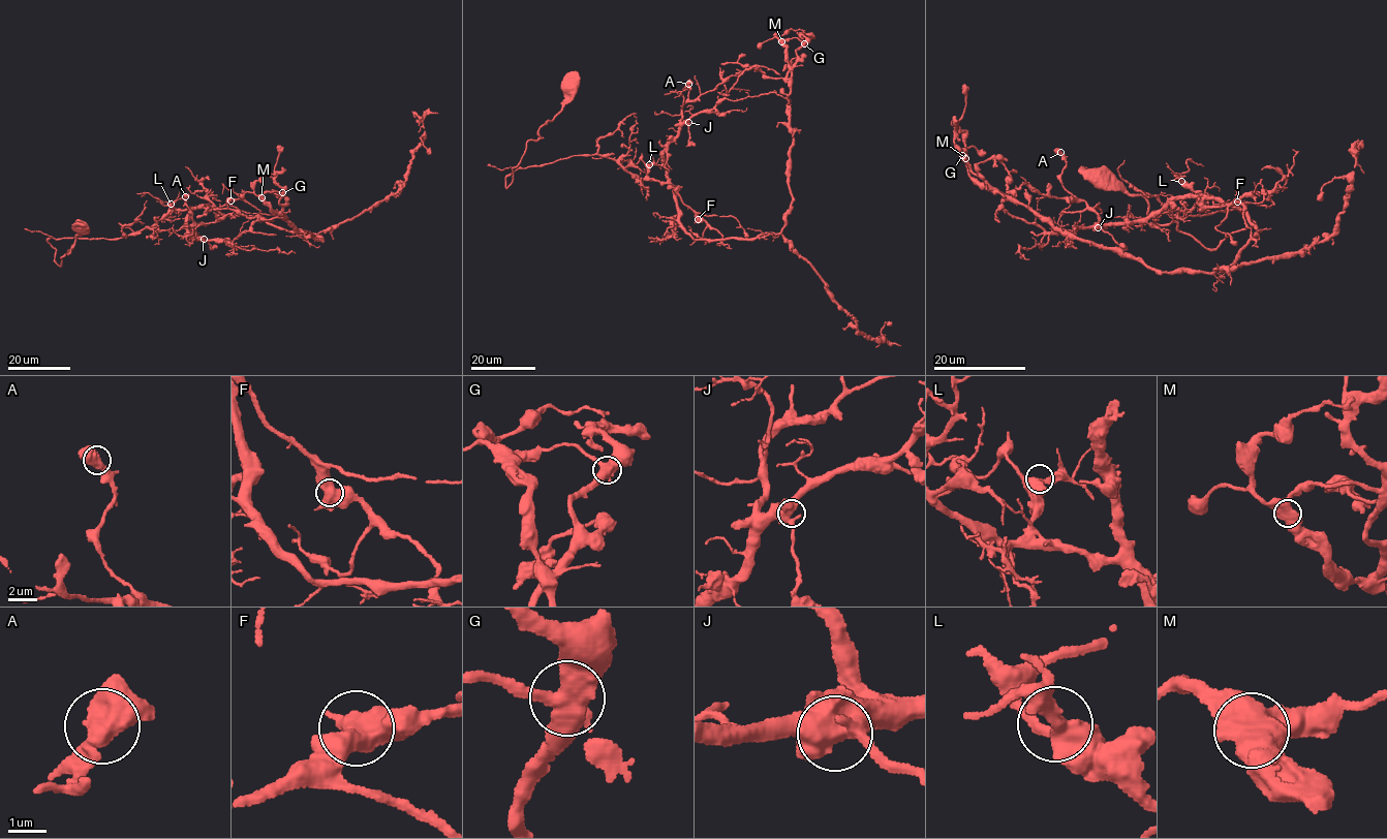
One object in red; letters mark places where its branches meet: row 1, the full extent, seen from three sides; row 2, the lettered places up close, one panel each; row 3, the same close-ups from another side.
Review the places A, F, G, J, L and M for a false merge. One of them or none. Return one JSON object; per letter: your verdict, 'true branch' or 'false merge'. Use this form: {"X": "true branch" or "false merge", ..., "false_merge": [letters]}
{"A": "true branch", "F": "true branch", "G": "false merge", "J": "true branch", "L": "true branch", "M": "true branch", "false_merge": ["G"]}

